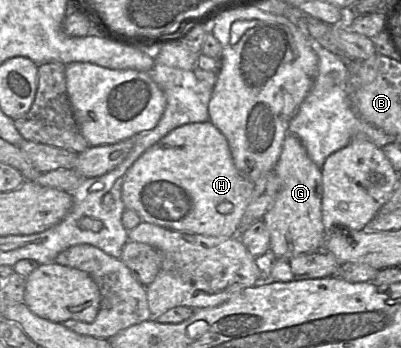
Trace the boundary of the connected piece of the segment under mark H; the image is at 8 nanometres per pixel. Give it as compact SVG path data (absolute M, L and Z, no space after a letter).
M210 120L173 129L144 151L122 177L125 208L136 211L142 221L171 230L216 237L238 235L255 187L255 183L236 168L226 137Z

